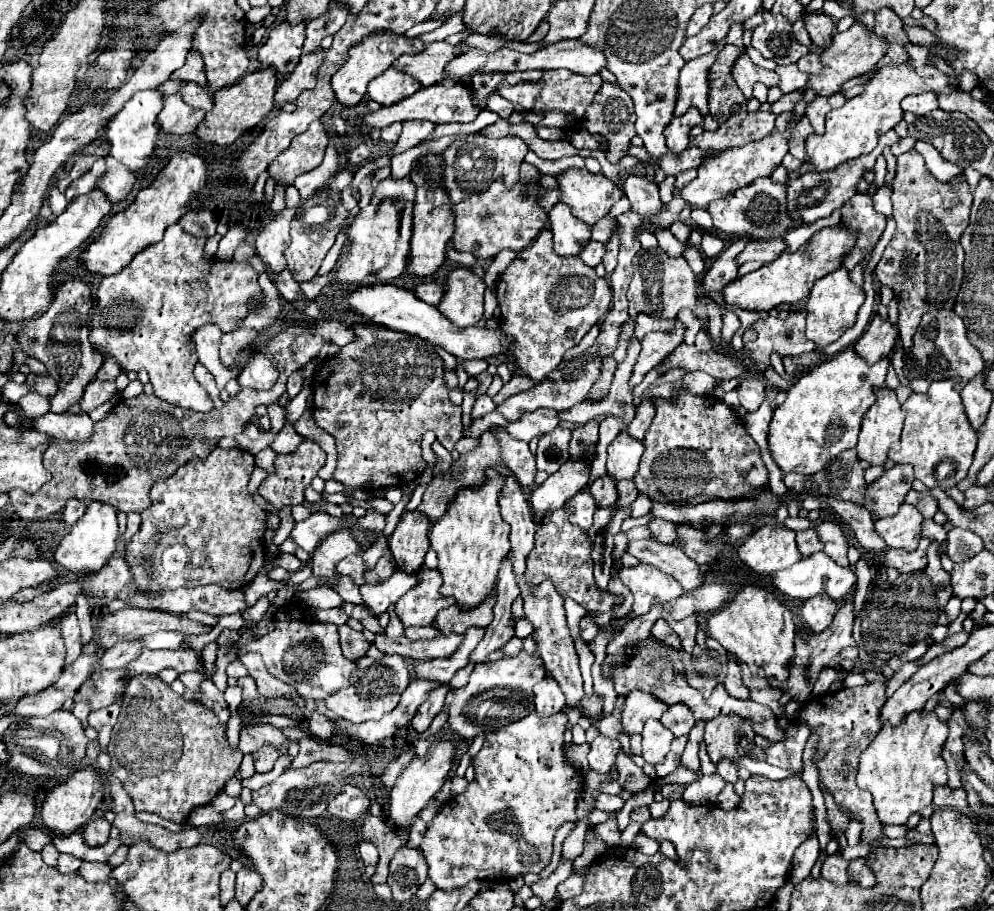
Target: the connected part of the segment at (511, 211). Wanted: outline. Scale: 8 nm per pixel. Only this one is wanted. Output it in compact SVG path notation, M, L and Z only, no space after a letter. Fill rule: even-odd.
M523 163L521 177L513 185L513 189L507 189L503 179L497 179L489 185L487 191L467 197L465 201L453 205L455 213L455 233L453 233L453 247L457 251L469 251L475 257L495 257L503 249L525 249L537 235L539 229L545 227L547 213L539 205L539 199L543 197L543 189L539 185L539 179L543 175L537 171L537 167ZM523 187L527 187L527 195L523 195Z

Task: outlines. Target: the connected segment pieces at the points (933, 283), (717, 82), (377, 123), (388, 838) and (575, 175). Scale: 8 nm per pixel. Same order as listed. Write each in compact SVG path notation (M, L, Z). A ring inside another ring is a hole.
M907 151L897 157L897 175L891 199L897 231L873 273L881 285L895 291L899 303L899 333L903 349L907 349L923 313L933 311L937 305L943 305L945 309L954 308L963 281L965 261L959 237L969 225L973 195L969 193L967 183L957 191L945 187L931 175L917 151Z
M725 45L709 69L709 111L717 121L723 121L735 103L745 103L743 93L739 93L731 77L731 61L735 61L741 51L743 49L735 45Z
M443 79L439 81L439 85L431 85L431 87L421 87L413 97L407 97L391 107L381 107L379 111L375 113L367 113L365 115L365 127L363 131L369 133L373 127L381 129L383 125L391 125L393 121L409 121L409 119L423 119L423 121L431 121L435 125L439 123L469 123L473 121L477 115L479 115L479 105L473 103L475 95L473 95L473 89L457 79Z
M371 813L363 819L363 839L371 841L379 851L377 869L375 869L375 875L371 877L371 881L375 885L385 883L387 873L389 873L389 861L395 855L395 851L399 849L399 845L405 843L405 839L391 827L391 823L385 823L381 817L375 817Z
M567 169L559 179L561 199L573 209L573 215L587 225L597 223L605 217L615 201L625 193L619 185L611 183L601 173L593 175L587 169Z

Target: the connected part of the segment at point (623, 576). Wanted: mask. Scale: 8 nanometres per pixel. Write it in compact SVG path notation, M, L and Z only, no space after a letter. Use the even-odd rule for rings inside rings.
M639 563L635 567L621 567L619 579L631 589L635 597L635 615L645 615L653 603L669 603L683 595L683 587L675 581L675 577L655 569L653 565Z

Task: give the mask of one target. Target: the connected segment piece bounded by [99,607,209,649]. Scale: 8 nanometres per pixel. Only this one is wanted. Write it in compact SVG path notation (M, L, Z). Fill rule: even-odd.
M125 607L121 611L109 613L101 619L99 625L99 647L109 649L113 643L123 639L137 639L155 631L183 631L187 635L201 635L209 633L209 627L191 621L187 615L167 613L161 609L139 609L139 607Z

